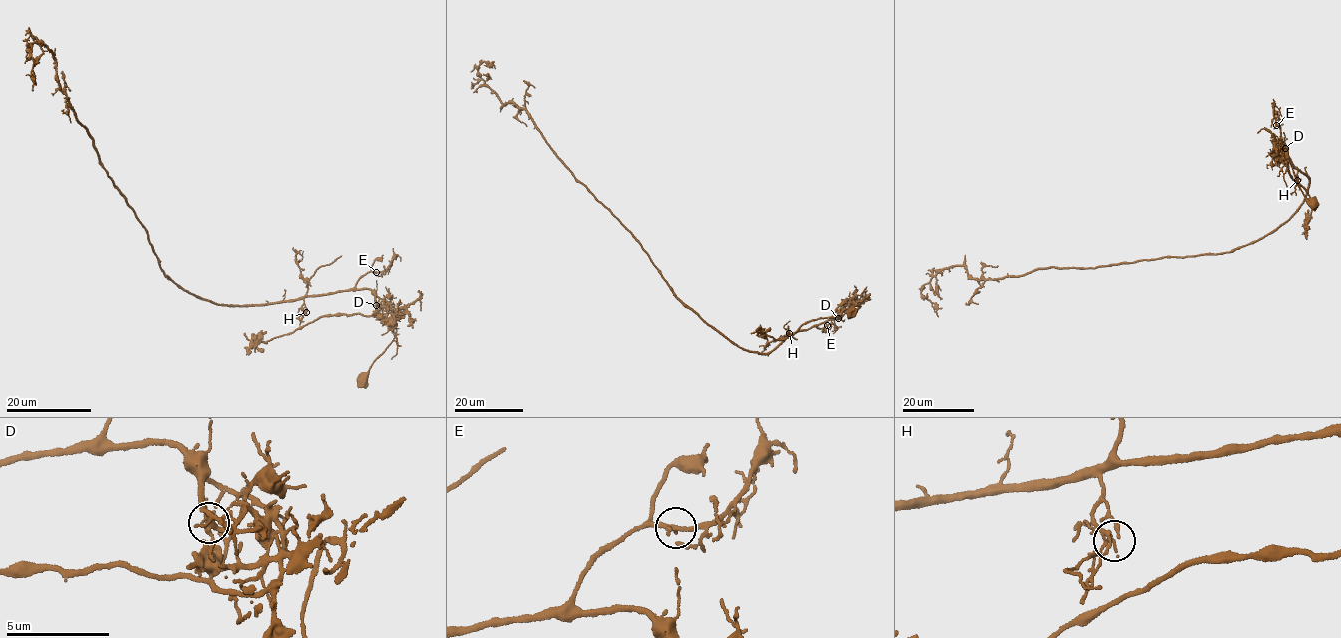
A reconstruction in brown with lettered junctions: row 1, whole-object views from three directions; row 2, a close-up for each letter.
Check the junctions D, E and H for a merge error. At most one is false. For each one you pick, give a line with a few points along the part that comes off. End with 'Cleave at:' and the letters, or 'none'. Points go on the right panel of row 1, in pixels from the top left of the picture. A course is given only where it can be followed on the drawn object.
D: Course of the part to remove: (1285, 148), (1290, 177), (1303, 187), (1311, 199), (1307, 239)
Cleave at: D

